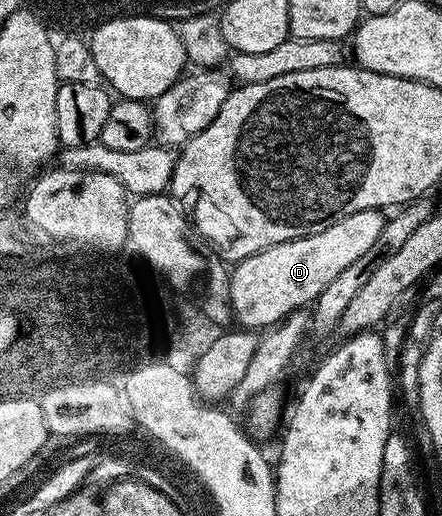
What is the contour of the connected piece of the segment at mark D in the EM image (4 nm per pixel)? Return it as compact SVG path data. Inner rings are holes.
M376 208L359 210L315 234L264 248L246 260L236 261L228 285L236 323L245 330L269 330L293 312L312 305L346 266L375 243L386 219L386 213Z

